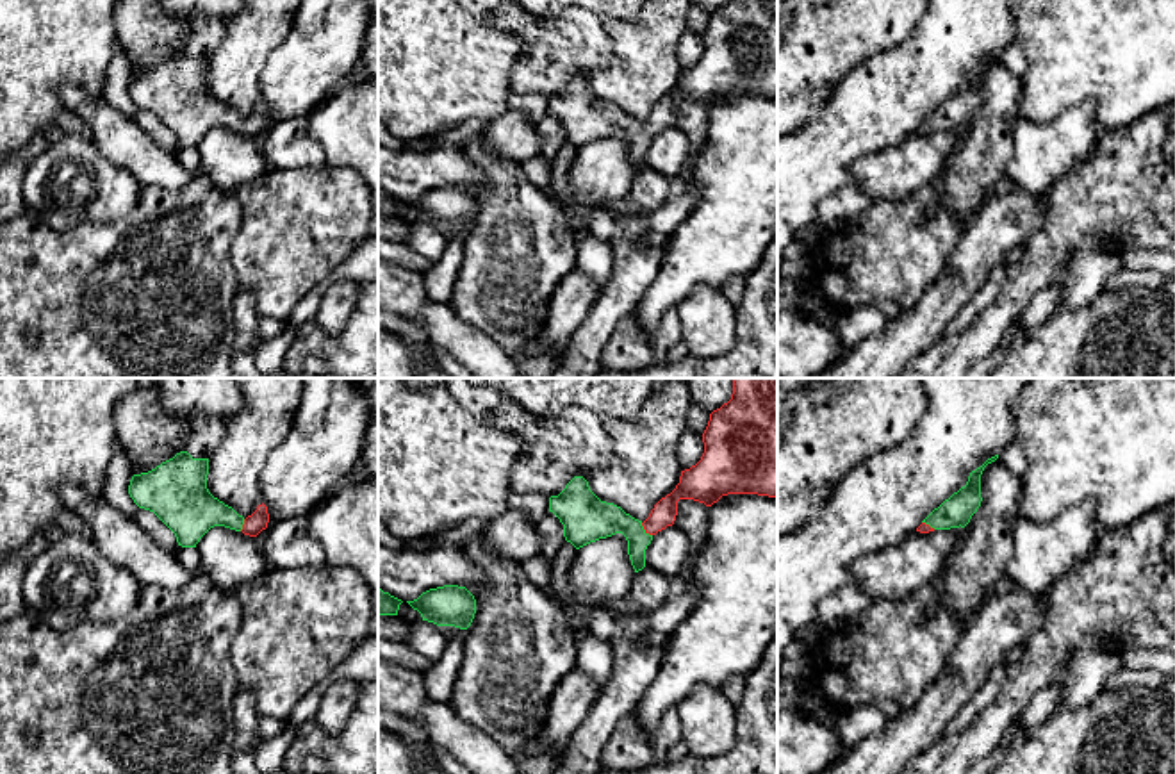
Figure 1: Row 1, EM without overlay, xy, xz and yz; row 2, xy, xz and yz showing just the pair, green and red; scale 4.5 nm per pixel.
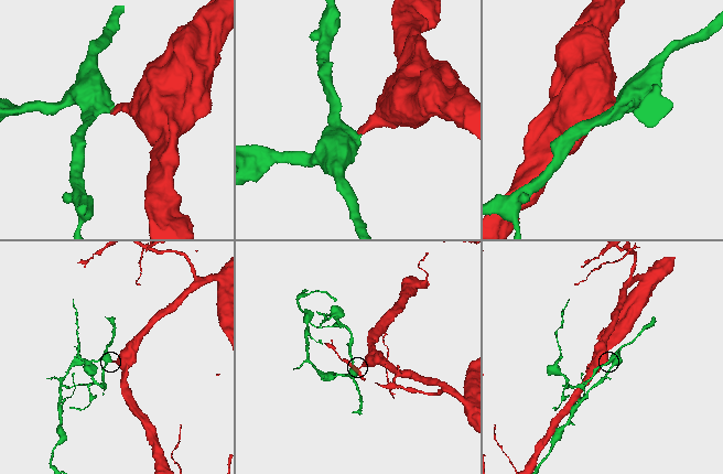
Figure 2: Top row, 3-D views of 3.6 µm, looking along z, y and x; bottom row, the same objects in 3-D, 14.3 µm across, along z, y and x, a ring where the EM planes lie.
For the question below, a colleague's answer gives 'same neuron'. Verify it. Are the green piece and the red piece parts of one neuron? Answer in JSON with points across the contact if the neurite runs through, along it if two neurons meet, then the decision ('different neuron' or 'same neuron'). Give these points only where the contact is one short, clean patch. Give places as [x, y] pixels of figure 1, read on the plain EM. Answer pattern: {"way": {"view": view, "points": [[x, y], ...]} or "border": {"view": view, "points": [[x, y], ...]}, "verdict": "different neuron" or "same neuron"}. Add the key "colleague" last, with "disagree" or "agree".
{"way": {"view": "xz", "points": [[591, 120], [644, 131], [664, 115]]}, "verdict": "same neuron", "colleague": "agree"}

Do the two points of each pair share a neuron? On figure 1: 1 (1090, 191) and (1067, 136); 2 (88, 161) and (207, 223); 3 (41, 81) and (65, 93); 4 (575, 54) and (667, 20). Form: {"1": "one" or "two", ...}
{"1": "two", "2": "two", "3": "two", "4": "two"}

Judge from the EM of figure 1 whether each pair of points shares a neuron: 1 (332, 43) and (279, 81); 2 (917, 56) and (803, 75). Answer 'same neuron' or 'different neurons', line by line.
1: same neuron
2: different neurons

